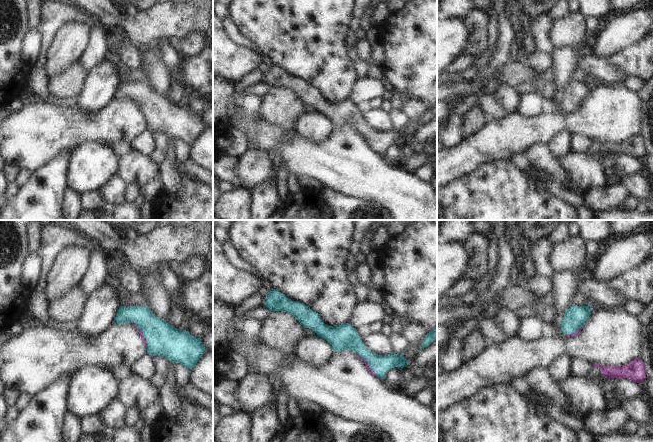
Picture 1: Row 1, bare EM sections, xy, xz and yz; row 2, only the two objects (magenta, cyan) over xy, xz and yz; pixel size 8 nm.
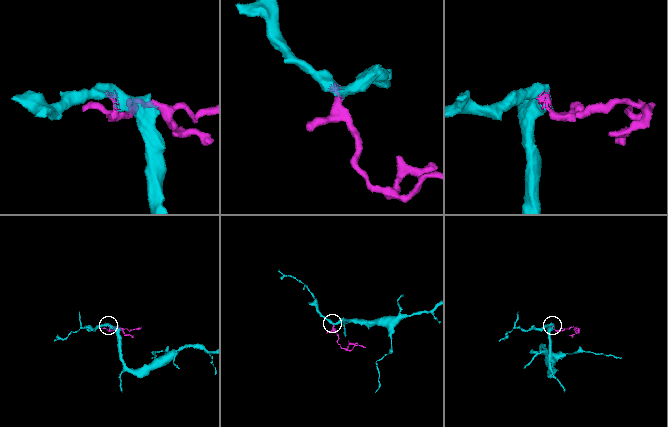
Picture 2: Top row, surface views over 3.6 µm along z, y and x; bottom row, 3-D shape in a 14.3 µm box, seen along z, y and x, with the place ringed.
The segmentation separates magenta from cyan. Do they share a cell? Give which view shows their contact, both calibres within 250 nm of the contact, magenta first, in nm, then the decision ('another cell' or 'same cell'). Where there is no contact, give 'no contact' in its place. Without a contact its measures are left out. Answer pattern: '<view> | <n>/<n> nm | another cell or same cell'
xy | 30/260 nm | same cell

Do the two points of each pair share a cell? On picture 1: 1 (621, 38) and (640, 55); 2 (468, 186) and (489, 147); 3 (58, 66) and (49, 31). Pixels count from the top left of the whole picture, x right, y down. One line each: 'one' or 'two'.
1: two
2: two
3: two

